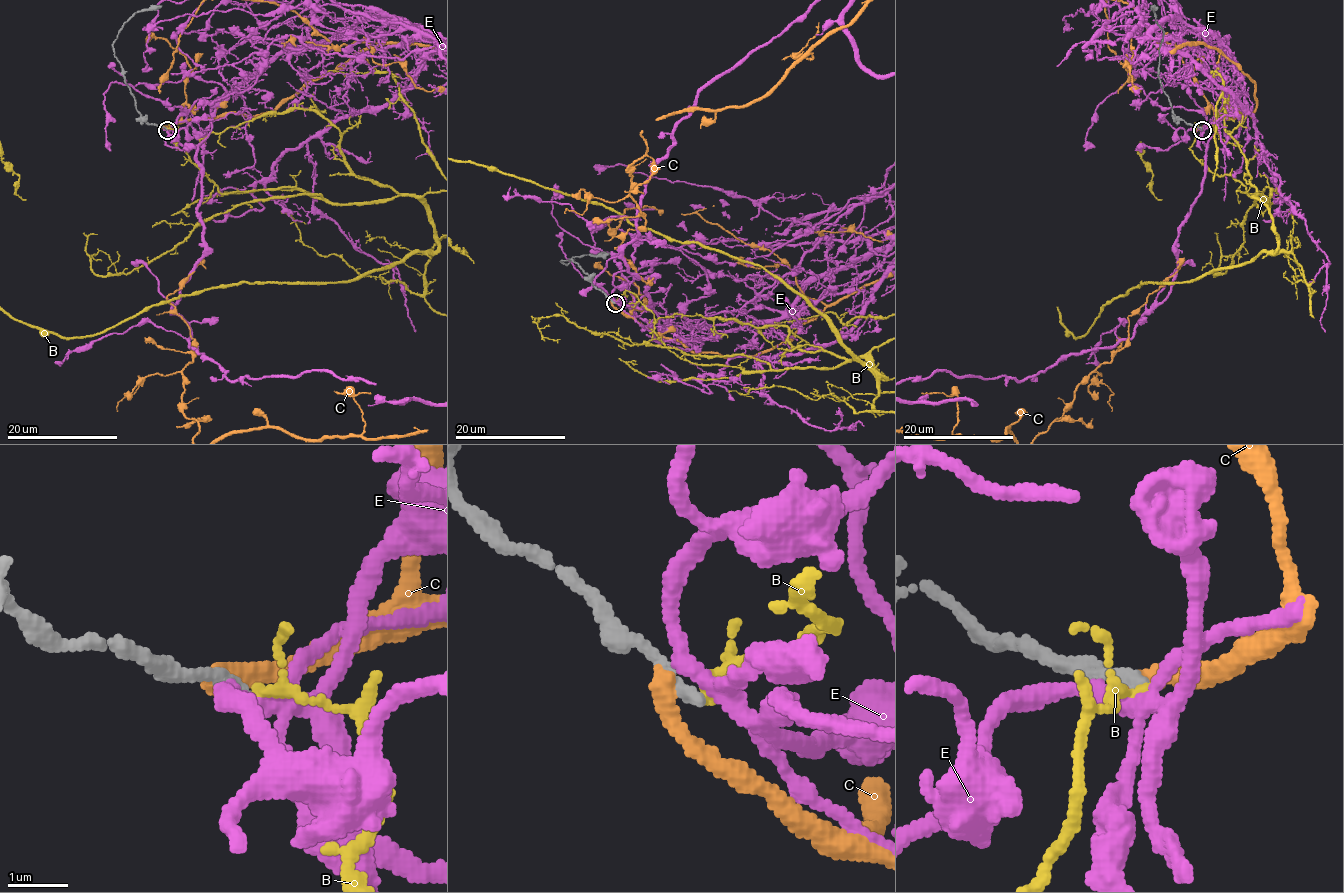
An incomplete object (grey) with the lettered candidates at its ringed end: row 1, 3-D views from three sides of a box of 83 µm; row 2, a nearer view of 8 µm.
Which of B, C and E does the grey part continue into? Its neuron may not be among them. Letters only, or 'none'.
none

